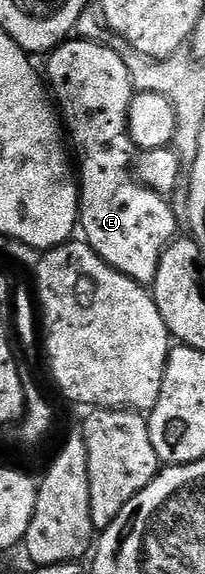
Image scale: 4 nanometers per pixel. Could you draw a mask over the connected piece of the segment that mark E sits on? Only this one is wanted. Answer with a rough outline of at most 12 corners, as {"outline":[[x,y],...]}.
{"outline":[[64,41],[45,81],[77,158],[79,225],[154,286],[180,229],[132,168],[137,90],[109,46]]}

